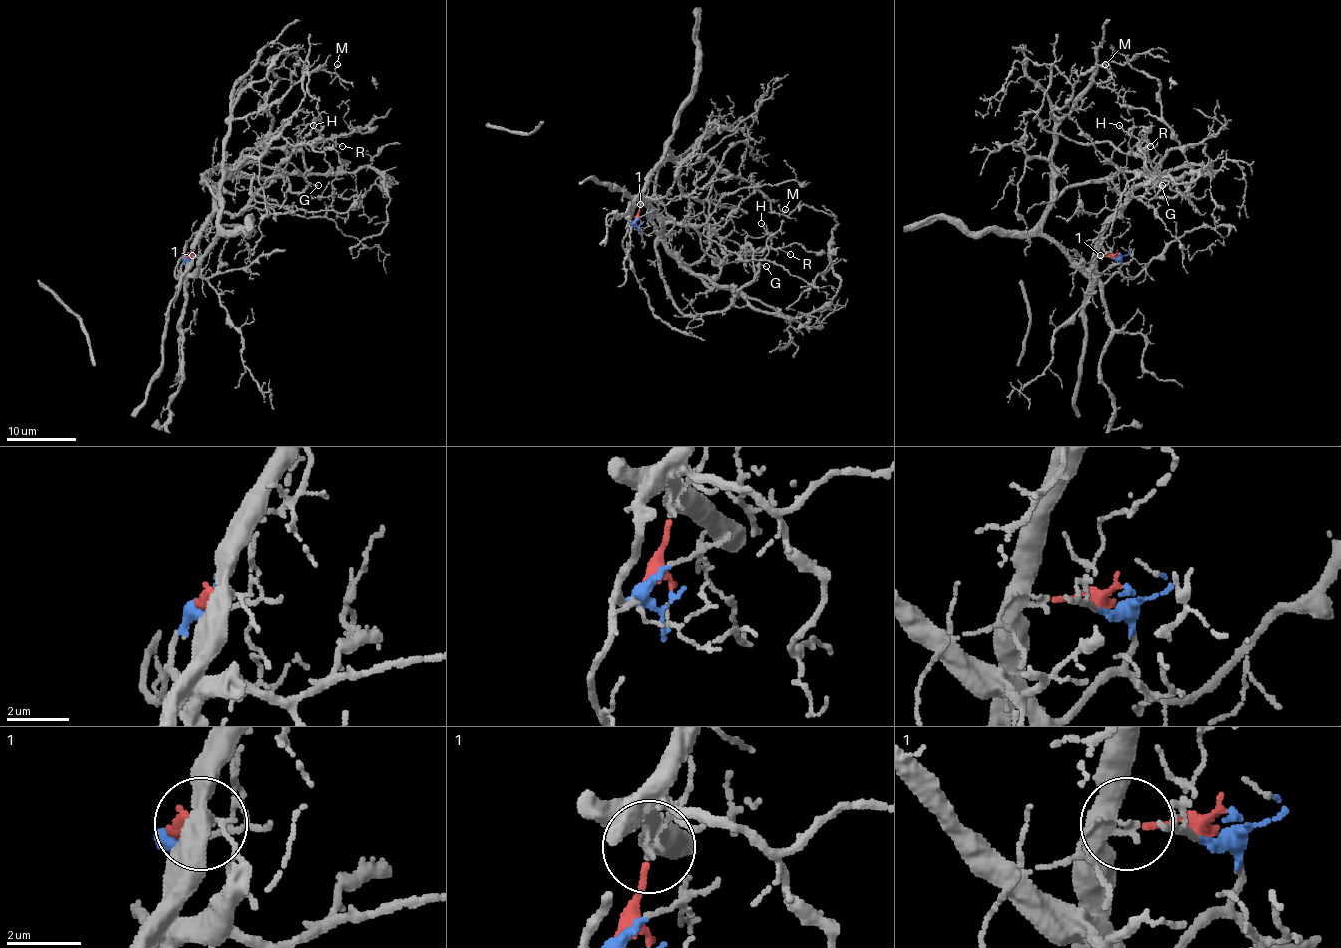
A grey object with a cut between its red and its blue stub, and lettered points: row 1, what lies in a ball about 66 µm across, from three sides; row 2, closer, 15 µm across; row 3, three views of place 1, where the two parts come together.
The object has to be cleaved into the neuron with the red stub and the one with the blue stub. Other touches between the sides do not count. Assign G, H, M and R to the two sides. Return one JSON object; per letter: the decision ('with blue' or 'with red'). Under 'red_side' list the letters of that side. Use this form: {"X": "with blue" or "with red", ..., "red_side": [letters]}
{"G": "with blue", "H": "with red", "M": "with blue", "R": "with red", "red_side": ["H", "R"]}

